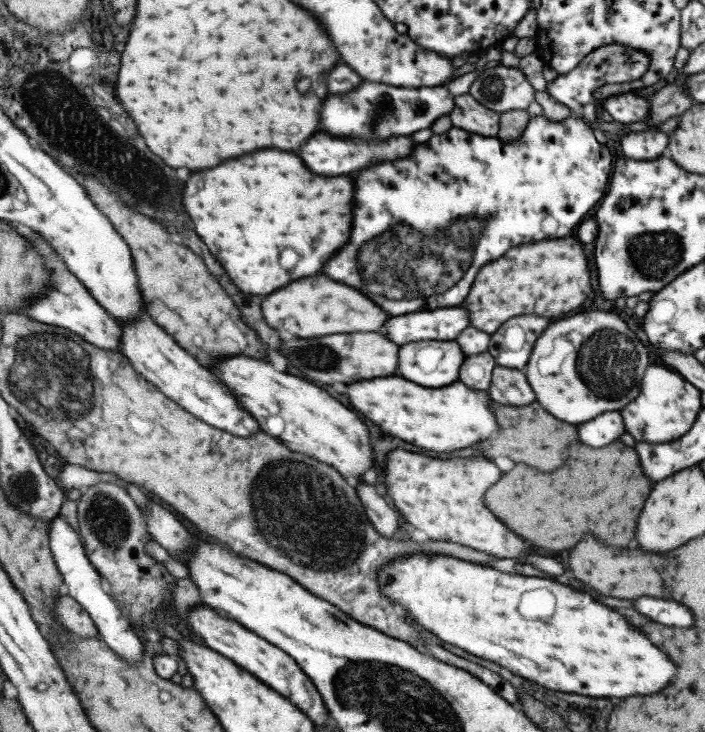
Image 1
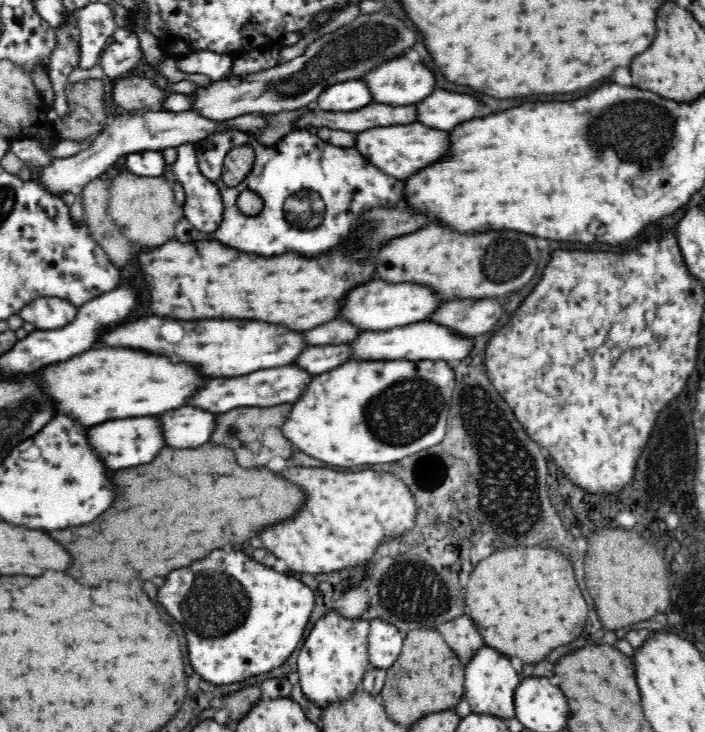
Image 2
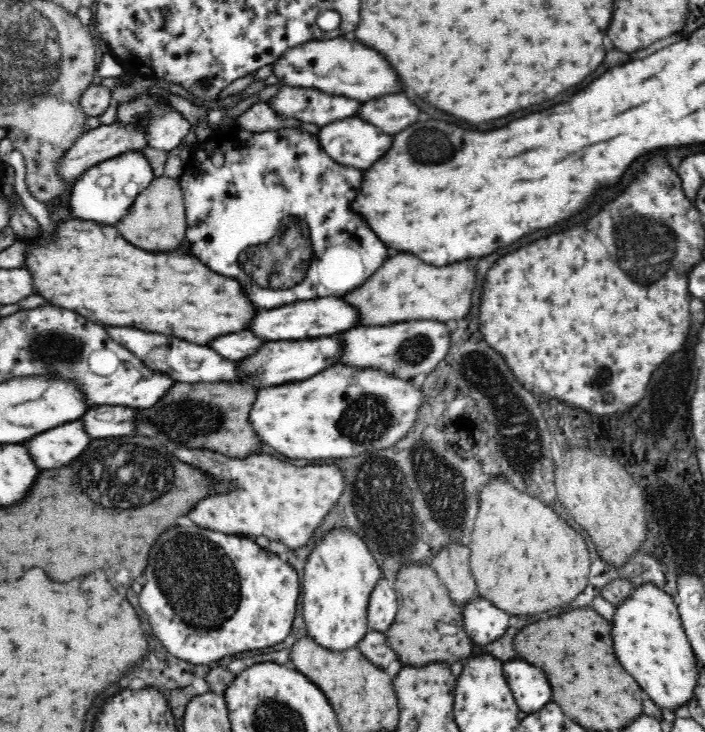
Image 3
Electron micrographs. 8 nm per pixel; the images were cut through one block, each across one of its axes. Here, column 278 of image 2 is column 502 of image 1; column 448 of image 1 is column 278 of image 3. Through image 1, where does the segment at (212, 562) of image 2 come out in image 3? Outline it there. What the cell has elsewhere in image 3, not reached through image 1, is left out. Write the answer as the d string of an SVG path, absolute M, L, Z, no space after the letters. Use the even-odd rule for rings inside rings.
M178 524L156 540L144 576L146 584L140 592L140 606L146 612L154 634L170 654L202 666L224 664L232 654L284 642L292 628L300 596L301 582L297 571L282 562L274 552L266 554L266 550L254 540L204 530L194 524Z

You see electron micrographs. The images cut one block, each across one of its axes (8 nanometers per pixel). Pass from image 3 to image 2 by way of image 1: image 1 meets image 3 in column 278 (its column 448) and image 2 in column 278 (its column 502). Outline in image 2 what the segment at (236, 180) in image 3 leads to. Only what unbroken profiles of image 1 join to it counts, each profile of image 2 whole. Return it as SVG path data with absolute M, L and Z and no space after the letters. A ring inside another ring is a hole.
M228 126L224 130L212 132L193 145L200 172L220 191L222 220L221 226L214 232L202 234L194 230L182 215L175 232L180 242L214 238L222 244L262 256L298 252L310 258L328 254L336 246L341 248L343 254L348 254L350 247L346 247L344 238L348 238L348 232L354 228L360 228L362 210L372 206L390 206L398 202L404 192L404 181L380 170L357 148L332 145L307 129L289 132L275 145L264 147L258 143L256 134ZM244 145L251 146L256 153L253 166L240 184L228 187L222 181L222 162L232 148ZM244 190L252 190L262 199L263 207L257 214L247 215L236 206L238 194Z

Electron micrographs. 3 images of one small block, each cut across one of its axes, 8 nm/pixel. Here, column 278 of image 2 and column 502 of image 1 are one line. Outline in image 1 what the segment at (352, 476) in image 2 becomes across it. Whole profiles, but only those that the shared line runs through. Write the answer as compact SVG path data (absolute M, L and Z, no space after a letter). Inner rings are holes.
M393 450L383 466L383 478L389 502L413 528L421 530L427 538L447 540L495 558L521 560L527 552L535 552L519 536L509 532L481 502L483 492L495 484L501 472L485 458L455 458L435 460L407 450Z

